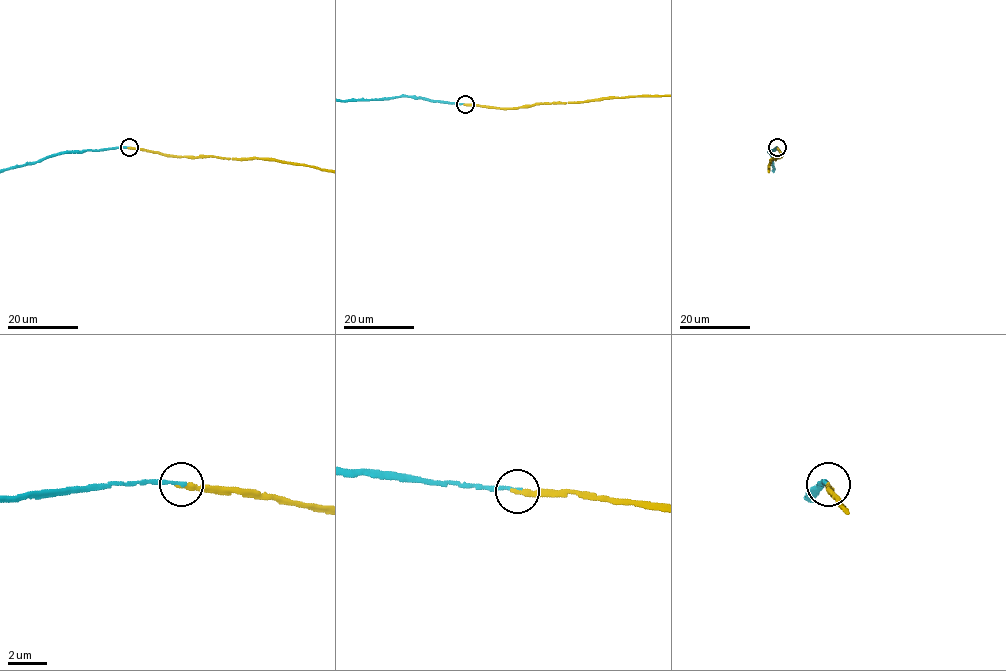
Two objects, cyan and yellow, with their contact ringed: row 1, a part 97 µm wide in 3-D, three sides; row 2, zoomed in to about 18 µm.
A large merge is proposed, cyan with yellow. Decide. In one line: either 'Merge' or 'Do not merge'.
Merge

